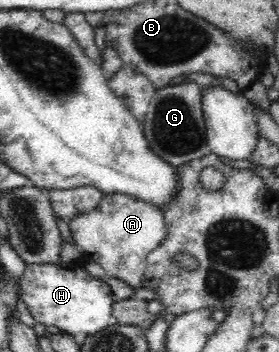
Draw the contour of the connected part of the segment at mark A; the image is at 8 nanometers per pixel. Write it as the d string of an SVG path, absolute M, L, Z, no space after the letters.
M128 194L105 195L93 210L72 216L68 226L74 244L89 256L89 261L101 265L107 274L124 280L134 290L143 284L147 254L167 235L162 209Z

